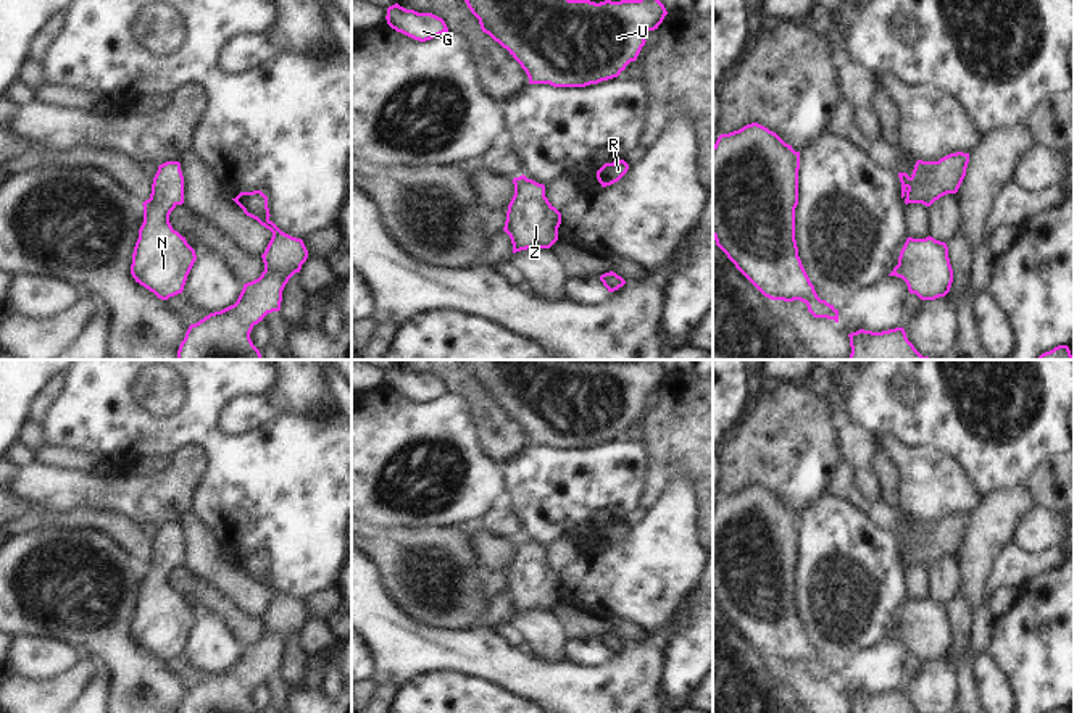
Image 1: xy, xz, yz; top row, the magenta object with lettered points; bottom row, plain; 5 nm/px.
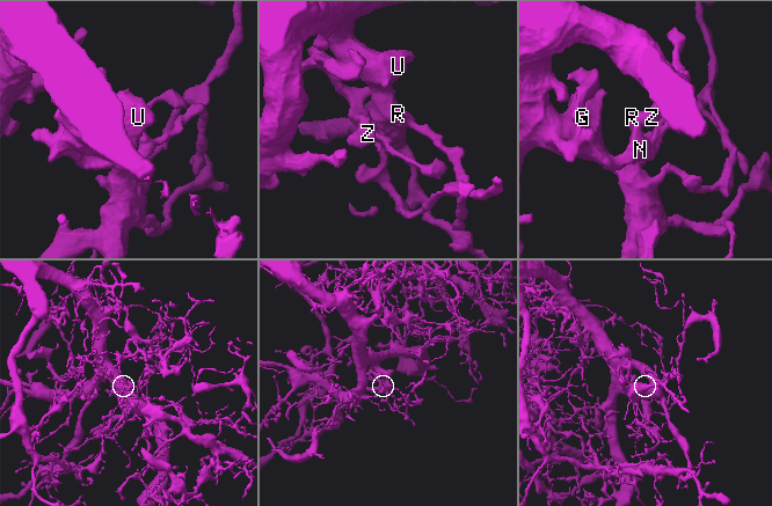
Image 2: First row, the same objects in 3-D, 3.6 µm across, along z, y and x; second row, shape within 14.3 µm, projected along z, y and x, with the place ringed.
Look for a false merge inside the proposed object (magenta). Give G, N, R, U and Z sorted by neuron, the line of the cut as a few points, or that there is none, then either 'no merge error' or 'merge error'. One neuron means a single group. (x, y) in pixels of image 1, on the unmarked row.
G N R U Z | no cut | no merge error

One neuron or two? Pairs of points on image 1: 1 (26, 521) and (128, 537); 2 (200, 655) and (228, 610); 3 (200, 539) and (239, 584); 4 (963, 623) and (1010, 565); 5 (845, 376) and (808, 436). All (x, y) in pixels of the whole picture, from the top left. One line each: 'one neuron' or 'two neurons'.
1: one neuron
2: two neurons
3: one neuron
4: two neurons
5: two neurons

